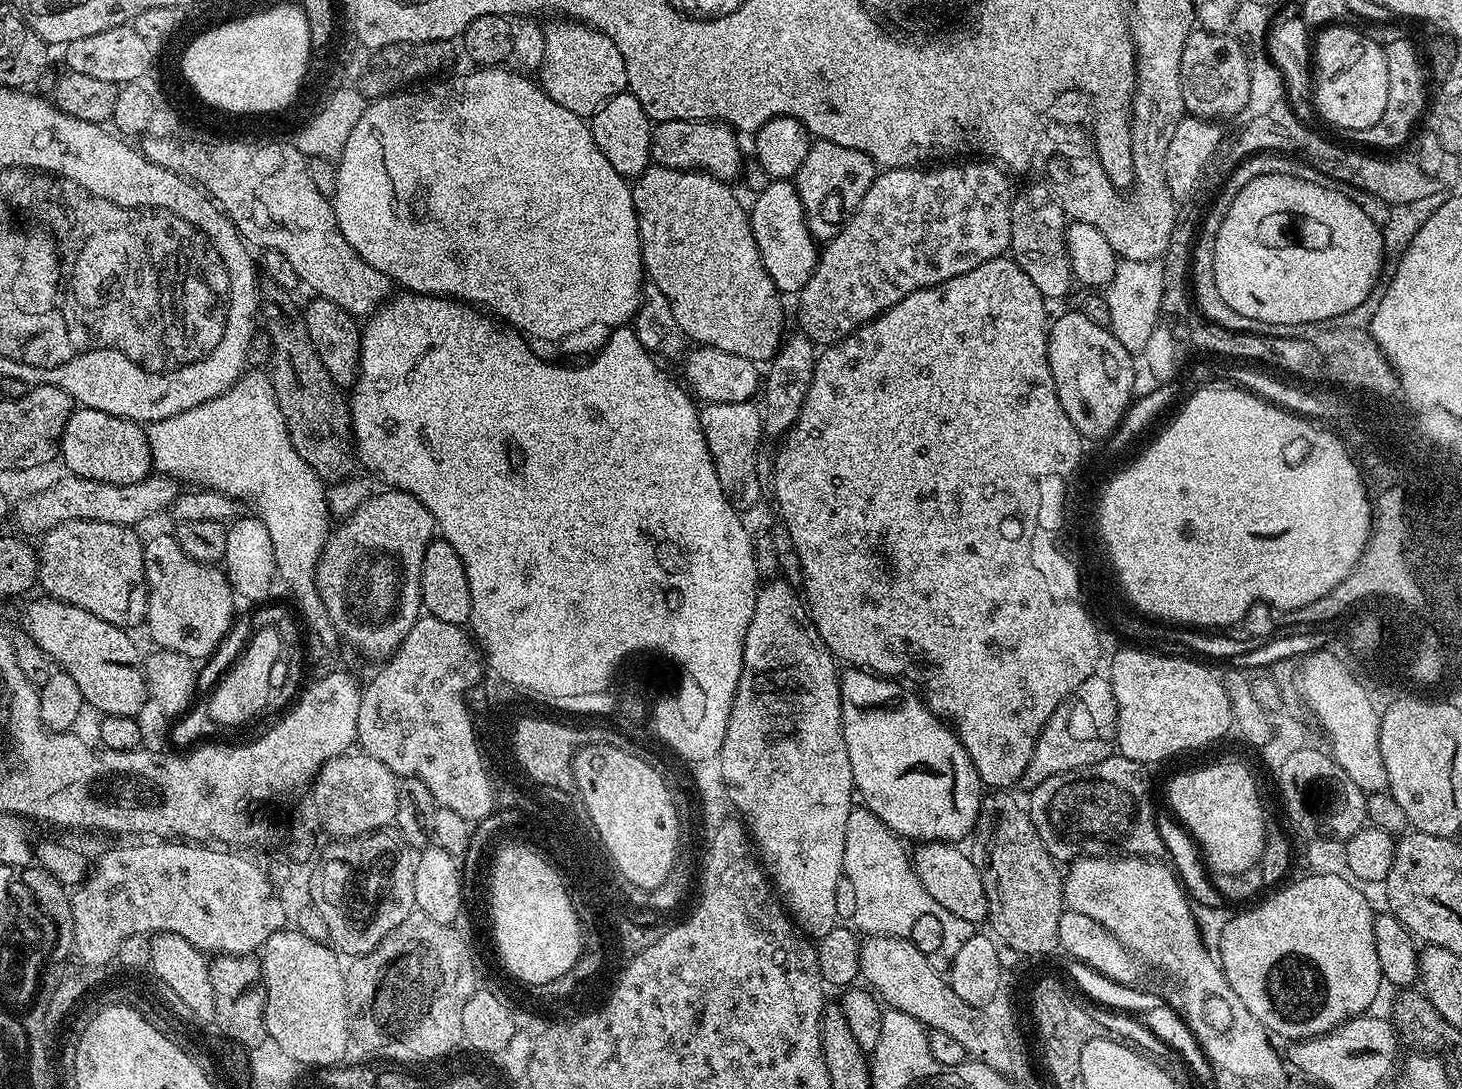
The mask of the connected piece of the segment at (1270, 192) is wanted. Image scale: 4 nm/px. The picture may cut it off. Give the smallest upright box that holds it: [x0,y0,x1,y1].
[1214,174,1386,326]

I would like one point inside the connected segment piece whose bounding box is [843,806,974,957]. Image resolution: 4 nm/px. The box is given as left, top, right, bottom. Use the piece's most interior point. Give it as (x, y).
(889, 897)

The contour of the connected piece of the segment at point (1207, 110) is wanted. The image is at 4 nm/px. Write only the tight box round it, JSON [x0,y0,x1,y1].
[1180,30,1254,122]

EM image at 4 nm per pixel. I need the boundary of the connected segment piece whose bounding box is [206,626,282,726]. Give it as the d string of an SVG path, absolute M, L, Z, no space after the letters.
M260 626L248 640L244 653L232 664L232 669L225 674L220 685L206 700L210 710L210 718L214 718L217 726L224 724L244 724L252 720L260 711L268 708L267 695L270 693L270 668L282 659L280 635L271 626Z

